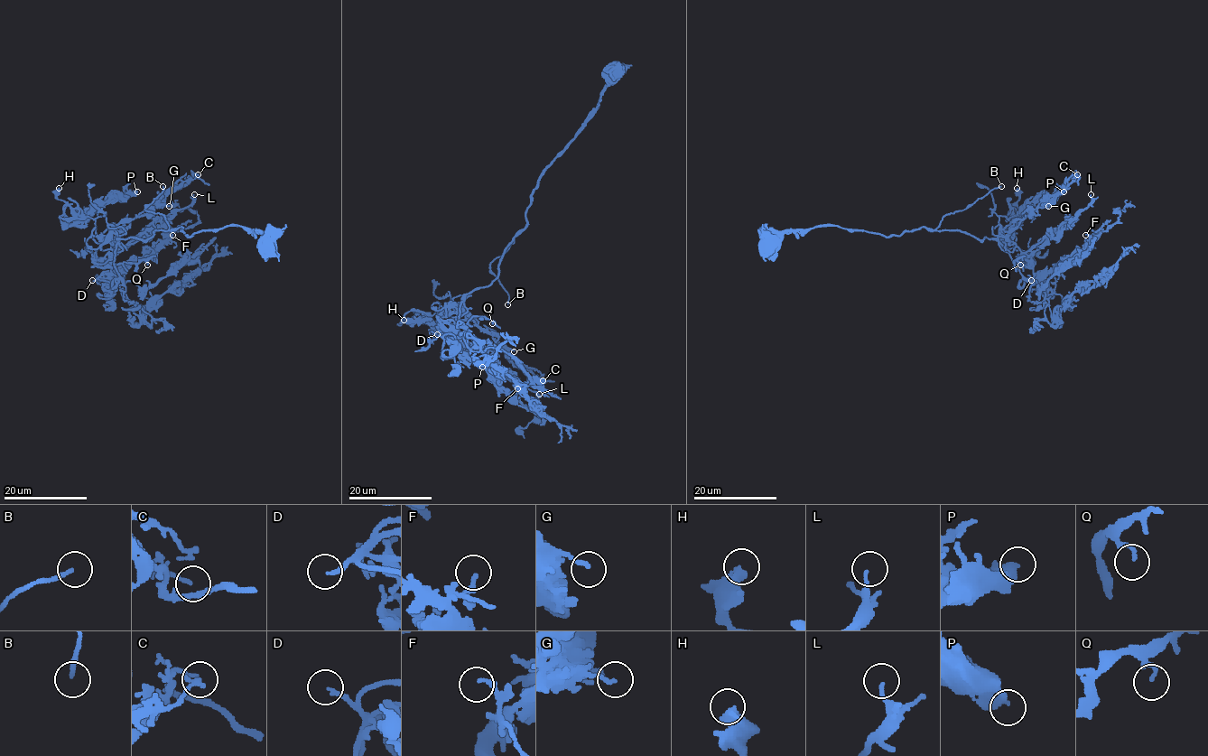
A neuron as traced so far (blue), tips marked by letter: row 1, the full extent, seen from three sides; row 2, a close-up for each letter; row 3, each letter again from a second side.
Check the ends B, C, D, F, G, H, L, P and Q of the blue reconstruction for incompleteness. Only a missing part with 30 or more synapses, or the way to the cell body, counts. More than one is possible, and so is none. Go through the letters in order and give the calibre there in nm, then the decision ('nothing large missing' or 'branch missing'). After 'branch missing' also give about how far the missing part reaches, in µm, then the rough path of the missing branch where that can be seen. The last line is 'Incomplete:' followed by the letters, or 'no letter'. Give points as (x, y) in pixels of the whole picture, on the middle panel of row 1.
B: 180 nm | nothing large missing
C: 130 nm | branch missing | 30 µm | (543, 380), (544, 376), (525, 389), (505, 394), (501, 389), (512, 376), (522, 376), (515, 373)
D: 170 nm | nothing large missing
F: 170 nm | nothing large missing
G: 160 nm | nothing large missing
H: 440 nm | nothing large missing
L: 130 nm | branch missing | 40 µm | (539, 394), (557, 407), (575, 404), (581, 412), (588, 405), (589, 389), (563, 377), (569, 369)
P: 400 nm | branch missing | 15 µm | (482, 367), (515, 395), (514, 404)
Q: 130 nm | nothing large missing
Incomplete: C, L, P

